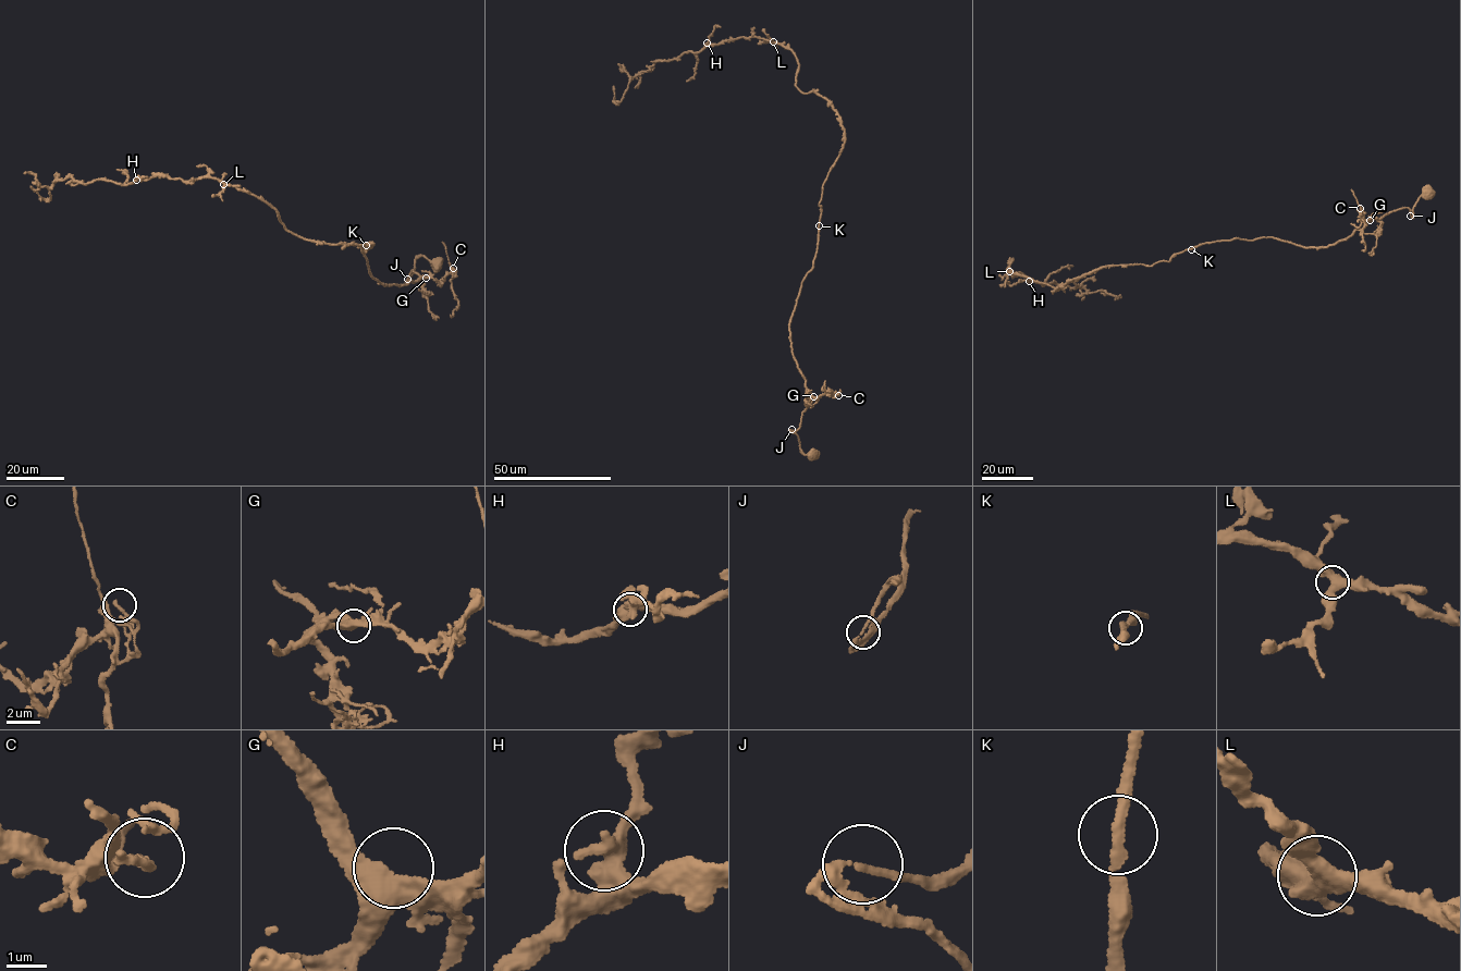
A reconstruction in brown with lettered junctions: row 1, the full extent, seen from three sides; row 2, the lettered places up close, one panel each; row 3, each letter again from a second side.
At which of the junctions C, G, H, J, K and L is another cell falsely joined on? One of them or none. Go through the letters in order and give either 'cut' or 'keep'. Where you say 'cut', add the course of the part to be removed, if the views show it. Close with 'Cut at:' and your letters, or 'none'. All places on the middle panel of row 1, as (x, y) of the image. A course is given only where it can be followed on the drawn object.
C: keep
G: keep
H: keep
J: keep
K: keep
L: keep
Cut at: none

